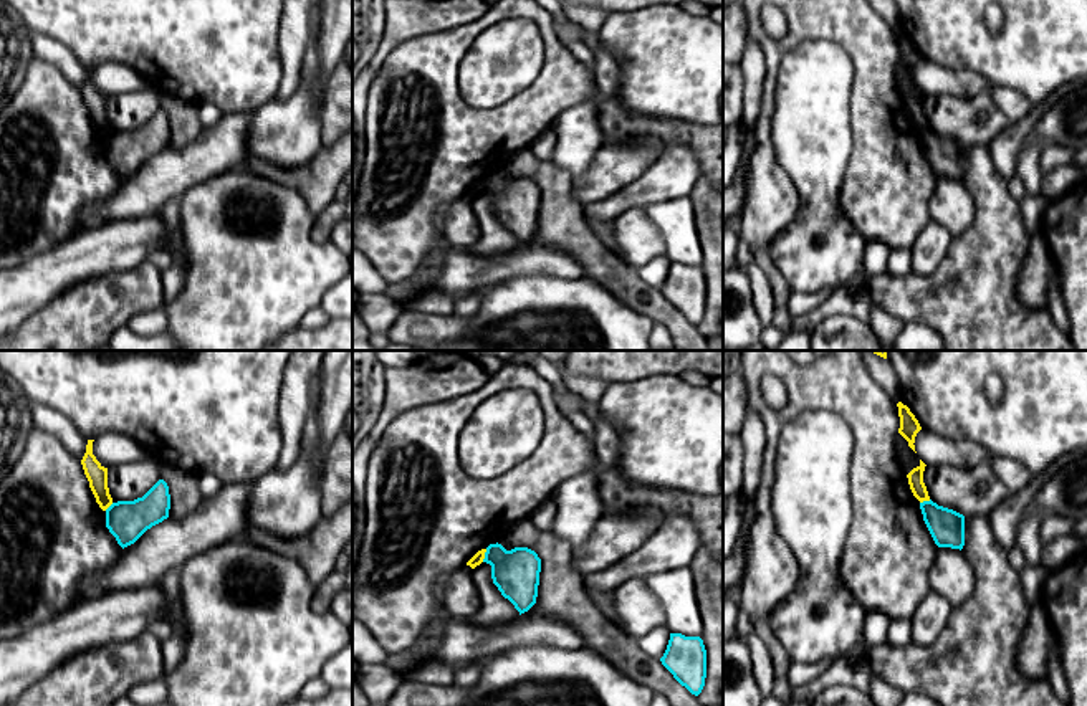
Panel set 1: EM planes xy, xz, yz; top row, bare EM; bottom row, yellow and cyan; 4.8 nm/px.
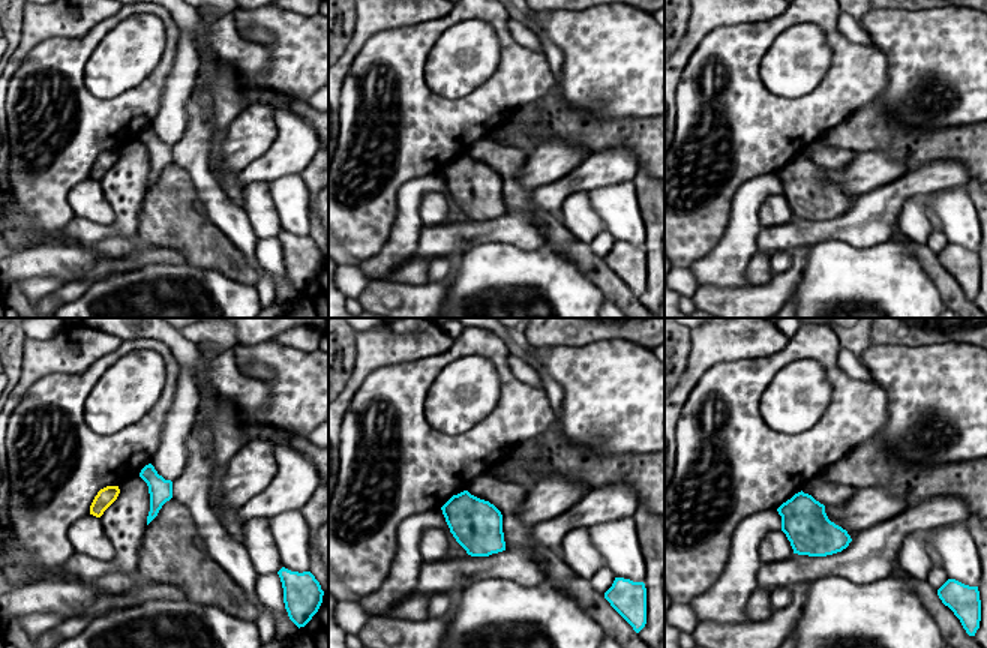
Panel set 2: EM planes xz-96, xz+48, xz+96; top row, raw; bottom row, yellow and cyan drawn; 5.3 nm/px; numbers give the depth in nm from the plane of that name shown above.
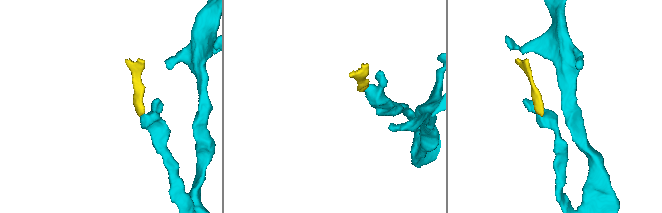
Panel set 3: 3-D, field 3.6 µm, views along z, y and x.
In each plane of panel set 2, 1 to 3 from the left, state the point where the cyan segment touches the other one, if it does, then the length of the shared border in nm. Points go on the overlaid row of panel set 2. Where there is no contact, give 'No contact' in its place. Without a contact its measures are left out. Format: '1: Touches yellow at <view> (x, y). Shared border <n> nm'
1: No contact
2: No contact
3: No contact

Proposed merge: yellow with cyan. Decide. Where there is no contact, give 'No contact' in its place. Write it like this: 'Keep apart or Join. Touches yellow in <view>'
Keep apart. Touches yellow in xz

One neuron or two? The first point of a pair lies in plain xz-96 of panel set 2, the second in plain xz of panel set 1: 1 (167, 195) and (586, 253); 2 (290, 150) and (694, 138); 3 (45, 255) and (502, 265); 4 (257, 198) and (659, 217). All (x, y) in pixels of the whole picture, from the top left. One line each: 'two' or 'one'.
1: one
2: two
3: one
4: two

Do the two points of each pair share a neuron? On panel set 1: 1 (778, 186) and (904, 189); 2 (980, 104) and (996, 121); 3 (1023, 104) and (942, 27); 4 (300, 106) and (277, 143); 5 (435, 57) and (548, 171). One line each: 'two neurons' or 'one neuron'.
1: one neuron
2: one neuron
3: two neurons
4: one neuron
5: two neurons

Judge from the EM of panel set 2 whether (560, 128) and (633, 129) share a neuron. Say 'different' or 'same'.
same

